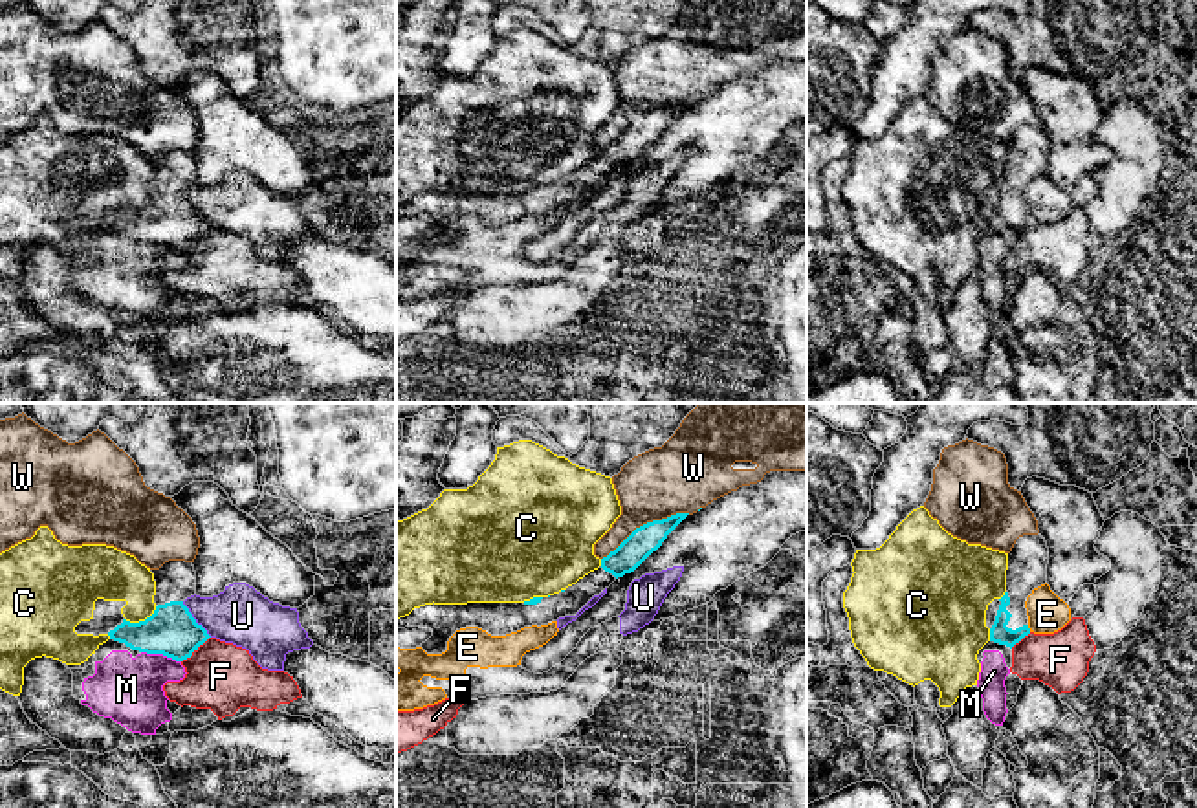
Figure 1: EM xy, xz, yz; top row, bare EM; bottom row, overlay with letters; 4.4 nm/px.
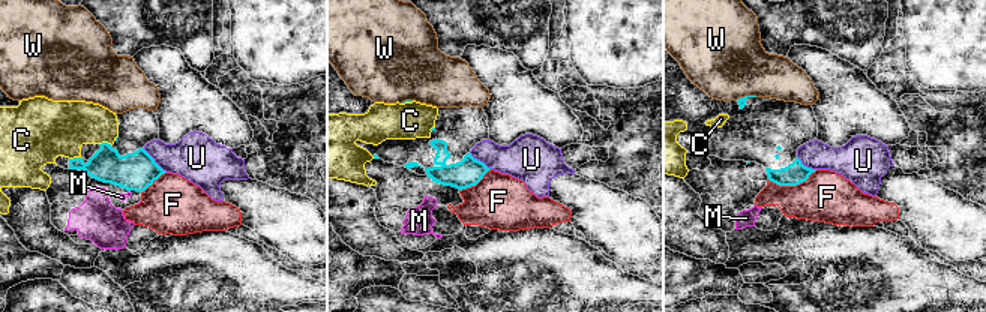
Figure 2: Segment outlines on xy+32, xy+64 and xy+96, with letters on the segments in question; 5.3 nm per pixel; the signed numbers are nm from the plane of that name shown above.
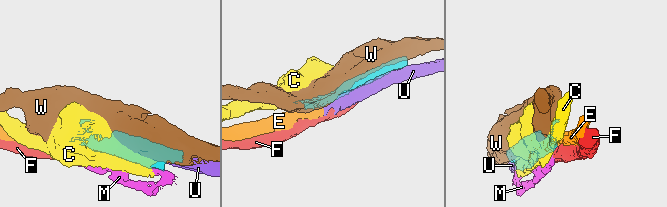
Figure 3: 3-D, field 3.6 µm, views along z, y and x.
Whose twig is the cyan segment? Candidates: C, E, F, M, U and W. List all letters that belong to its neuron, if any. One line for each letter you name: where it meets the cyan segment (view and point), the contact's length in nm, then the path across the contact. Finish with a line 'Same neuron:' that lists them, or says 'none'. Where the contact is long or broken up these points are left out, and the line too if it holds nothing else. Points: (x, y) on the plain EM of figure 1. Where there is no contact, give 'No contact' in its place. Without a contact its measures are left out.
Same neuron: none

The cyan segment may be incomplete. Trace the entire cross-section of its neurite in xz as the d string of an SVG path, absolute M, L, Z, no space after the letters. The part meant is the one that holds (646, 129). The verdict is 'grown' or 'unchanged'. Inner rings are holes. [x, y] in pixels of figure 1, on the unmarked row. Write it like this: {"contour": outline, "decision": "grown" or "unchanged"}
{"contour": "M676 103L636 117L601 156L576 174L548 187L524 192L467 192L425 194L396 209L396 218L431 218L433 225L420 236L427 244L447 240L449 227L466 216L478 216L491 225L506 225L532 214L548 214L565 205L576 205L594 185L599 185L618 167L634 161L689 103Z", "decision": "grown"}

